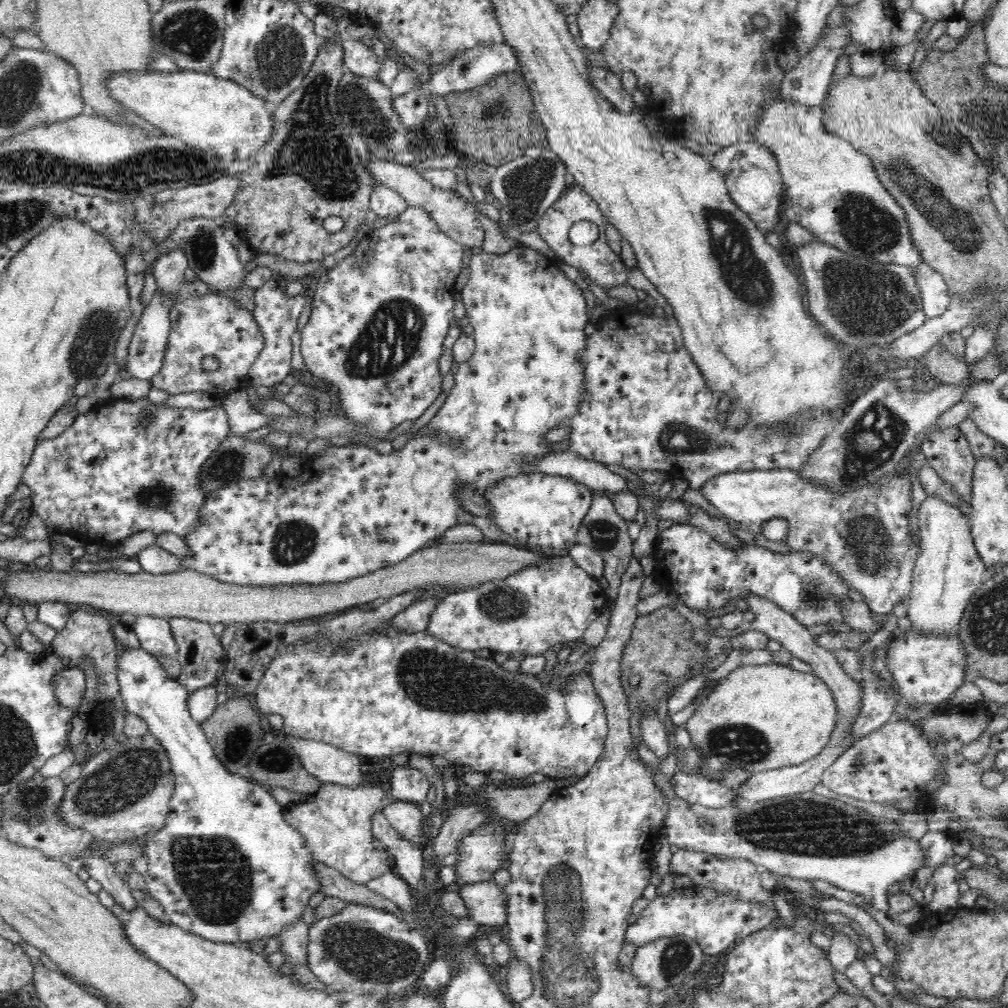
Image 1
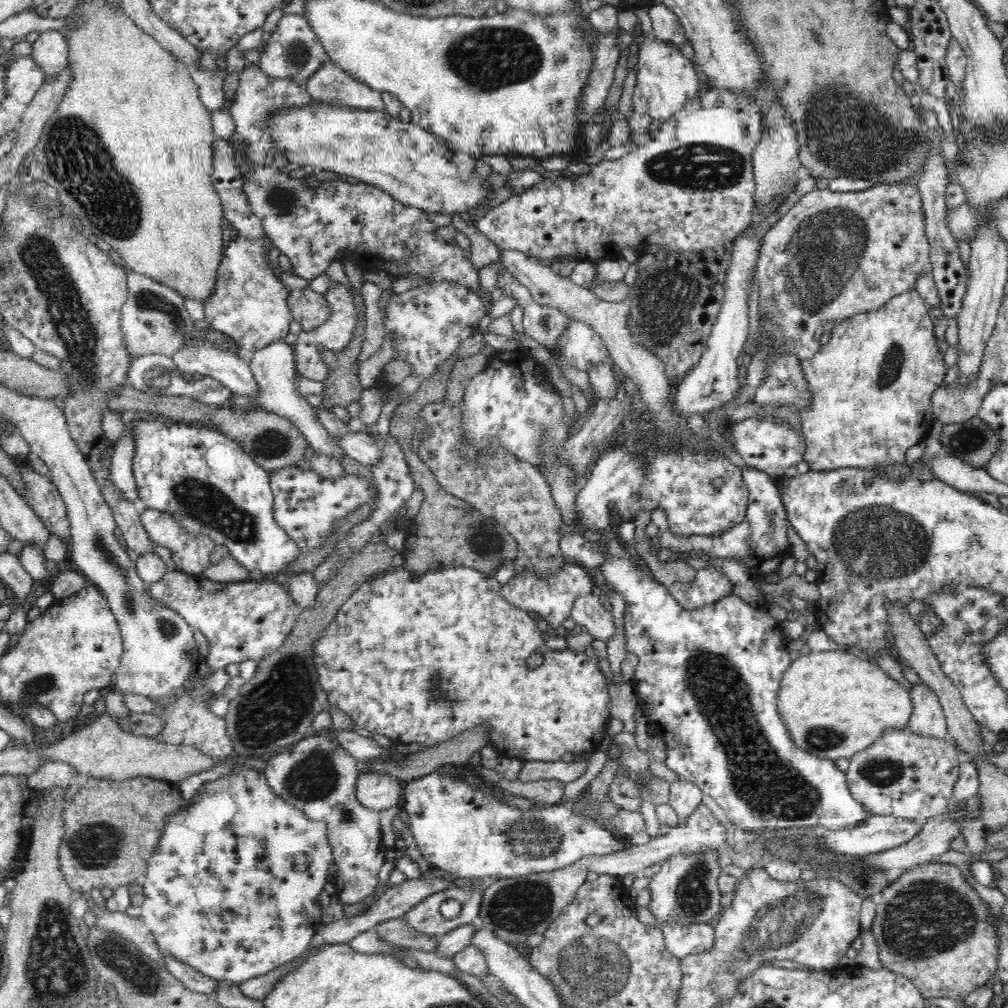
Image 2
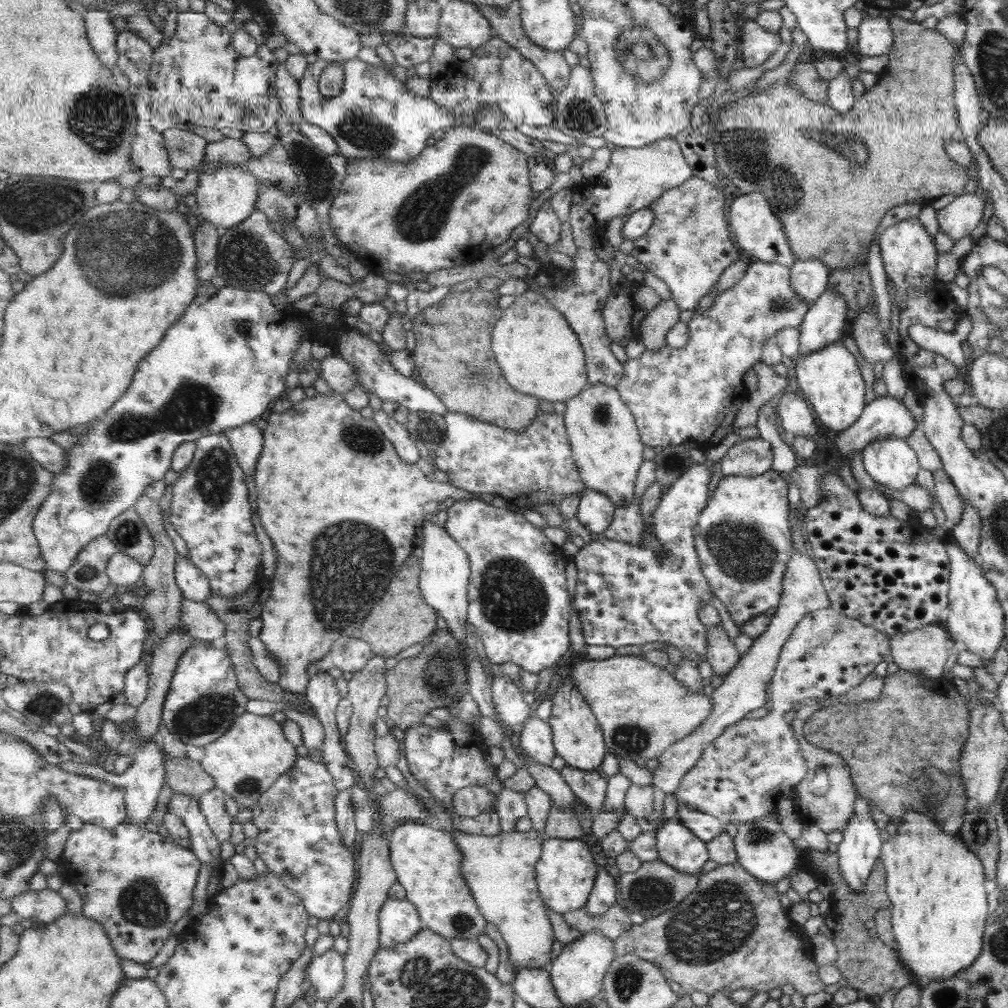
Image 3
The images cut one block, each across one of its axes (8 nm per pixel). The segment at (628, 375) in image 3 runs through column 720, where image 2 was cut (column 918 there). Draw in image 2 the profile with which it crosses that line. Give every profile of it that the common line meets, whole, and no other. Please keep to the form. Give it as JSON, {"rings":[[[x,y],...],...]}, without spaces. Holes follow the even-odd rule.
{"rings":[[[916,287],[907,290],[898,296],[892,297],[886,304],[879,306],[878,309],[868,313],[854,314],[840,320],[831,330],[827,344],[822,345],[820,350],[802,362],[804,378],[807,379],[807,388],[810,390],[812,402],[800,414],[802,422],[802,432],[805,438],[805,455],[804,461],[810,465],[813,472],[832,471],[842,468],[886,468],[889,464],[904,464],[906,462],[906,453],[916,442],[922,441],[927,436],[930,426],[935,420],[932,412],[932,394],[942,386],[946,366],[944,366],[944,356],[938,350],[936,338],[934,338],[933,317],[930,316],[925,300],[919,295]]]}

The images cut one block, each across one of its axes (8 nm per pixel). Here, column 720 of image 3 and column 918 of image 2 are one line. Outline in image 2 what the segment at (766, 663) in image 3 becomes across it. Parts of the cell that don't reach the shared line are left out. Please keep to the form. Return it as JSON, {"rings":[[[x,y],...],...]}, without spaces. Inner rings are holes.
{"rings":[[[923,681],[908,690],[913,708],[909,729],[921,737],[948,739],[946,717],[937,694]]]}

